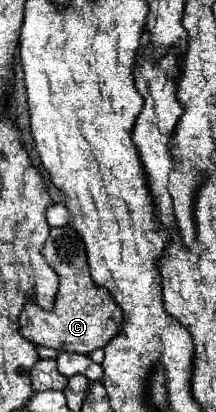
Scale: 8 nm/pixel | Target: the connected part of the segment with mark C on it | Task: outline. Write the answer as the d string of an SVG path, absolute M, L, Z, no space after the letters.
M69 225L51 229L43 255L59 275L59 291L51 309L55 317L47 317L45 309L23 309L19 315L19 333L31 343L45 345L55 351L89 355L93 349L105 347L121 331L123 311L115 303L113 295L109 295L109 289L91 279L81 237Z

